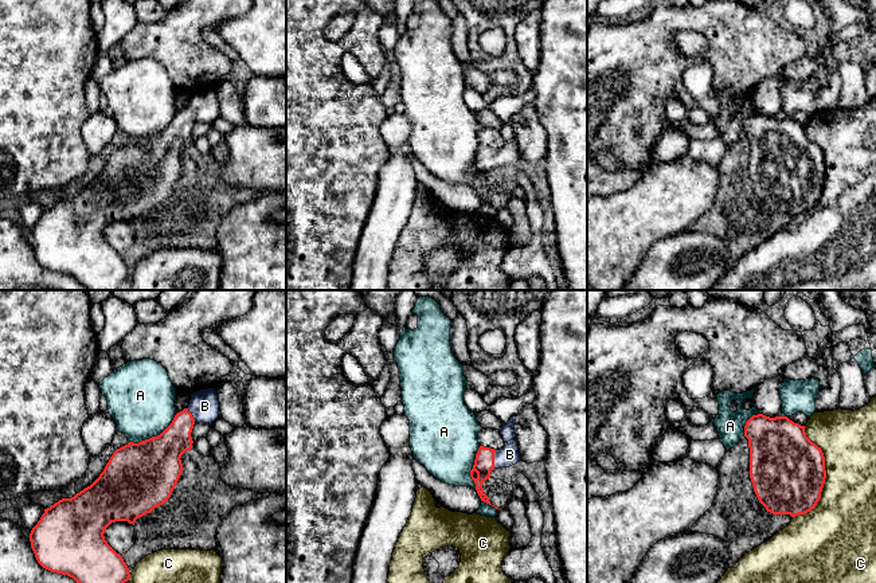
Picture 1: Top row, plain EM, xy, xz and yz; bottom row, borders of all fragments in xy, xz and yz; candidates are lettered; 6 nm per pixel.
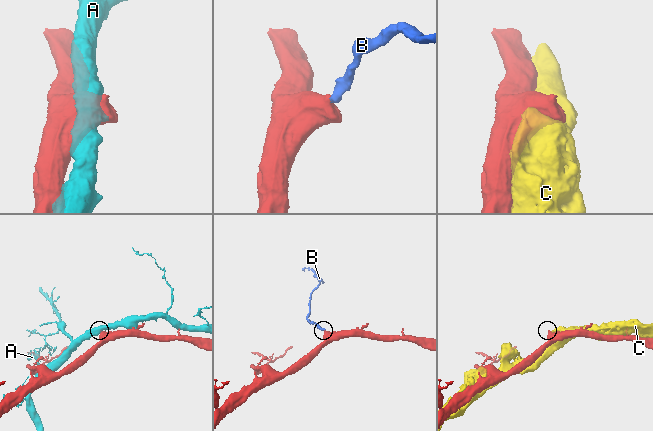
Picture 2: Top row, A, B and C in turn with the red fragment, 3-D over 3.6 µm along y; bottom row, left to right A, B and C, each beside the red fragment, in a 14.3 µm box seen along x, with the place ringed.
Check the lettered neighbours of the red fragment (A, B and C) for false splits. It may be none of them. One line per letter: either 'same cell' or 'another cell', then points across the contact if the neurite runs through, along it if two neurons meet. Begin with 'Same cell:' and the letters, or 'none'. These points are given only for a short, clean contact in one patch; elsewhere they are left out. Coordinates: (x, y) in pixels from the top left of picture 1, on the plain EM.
Same cell: B
A: another cell
B: same cell; way xz (484, 163), (493, 159), (509, 153)
C: another cell

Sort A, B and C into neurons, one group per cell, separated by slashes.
A / B / C

